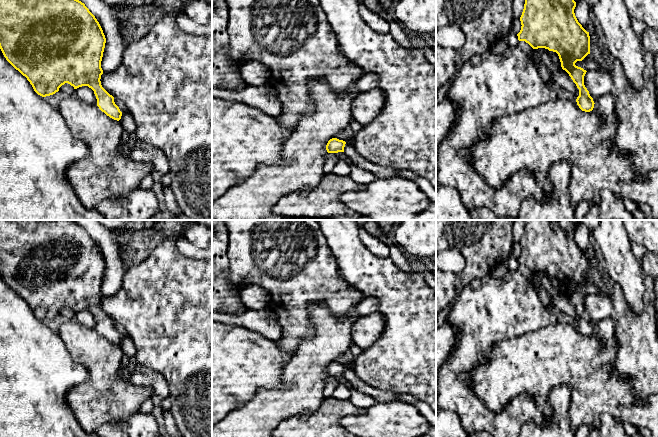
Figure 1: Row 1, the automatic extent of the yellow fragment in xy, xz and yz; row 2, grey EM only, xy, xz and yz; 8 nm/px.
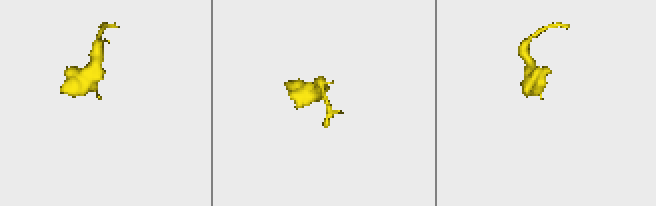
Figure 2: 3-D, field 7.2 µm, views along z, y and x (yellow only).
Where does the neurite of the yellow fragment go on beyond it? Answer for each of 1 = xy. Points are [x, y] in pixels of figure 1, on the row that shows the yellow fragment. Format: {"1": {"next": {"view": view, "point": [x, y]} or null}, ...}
{"1": {"next": null}}

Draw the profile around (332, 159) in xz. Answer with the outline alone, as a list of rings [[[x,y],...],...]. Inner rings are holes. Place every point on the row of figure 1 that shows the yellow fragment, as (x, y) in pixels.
[[[328,153],[324,163],[324,173],[329,174],[332,172],[334,166],[338,163],[340,158],[336,153]]]

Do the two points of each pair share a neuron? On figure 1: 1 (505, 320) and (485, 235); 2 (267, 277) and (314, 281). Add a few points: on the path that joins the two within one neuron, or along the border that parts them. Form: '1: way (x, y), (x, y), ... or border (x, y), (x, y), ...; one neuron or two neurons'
1: border (488, 274), (474, 278), (466, 283); two neurons
2: way (279, 277), (302, 277); one neuron

